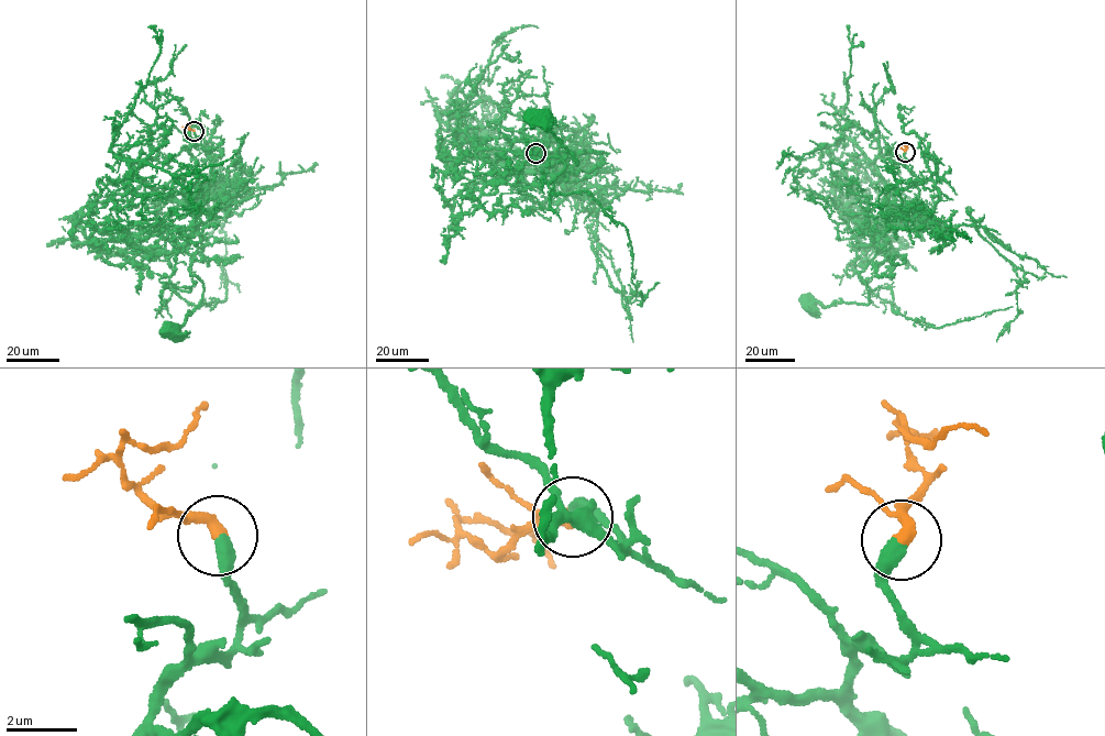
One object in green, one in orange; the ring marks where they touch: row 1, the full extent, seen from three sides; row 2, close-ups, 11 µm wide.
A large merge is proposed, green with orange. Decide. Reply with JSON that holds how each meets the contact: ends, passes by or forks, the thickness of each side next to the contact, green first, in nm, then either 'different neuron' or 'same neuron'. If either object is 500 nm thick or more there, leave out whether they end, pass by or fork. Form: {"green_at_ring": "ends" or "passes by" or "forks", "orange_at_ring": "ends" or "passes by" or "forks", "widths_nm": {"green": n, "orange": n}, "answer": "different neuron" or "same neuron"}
{"green_at_ring": "ends", "orange_at_ring": "passes by", "widths_nm": {"green": 440, "orange": 240}, "answer": "same neuron"}

